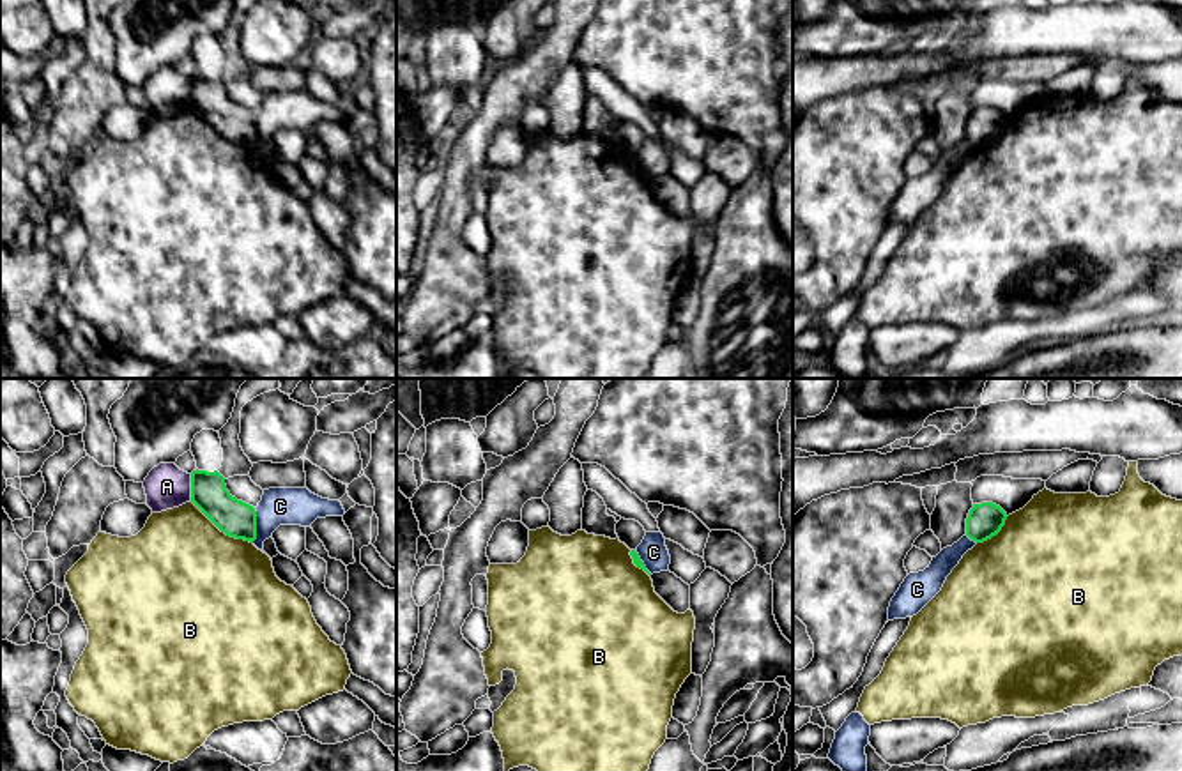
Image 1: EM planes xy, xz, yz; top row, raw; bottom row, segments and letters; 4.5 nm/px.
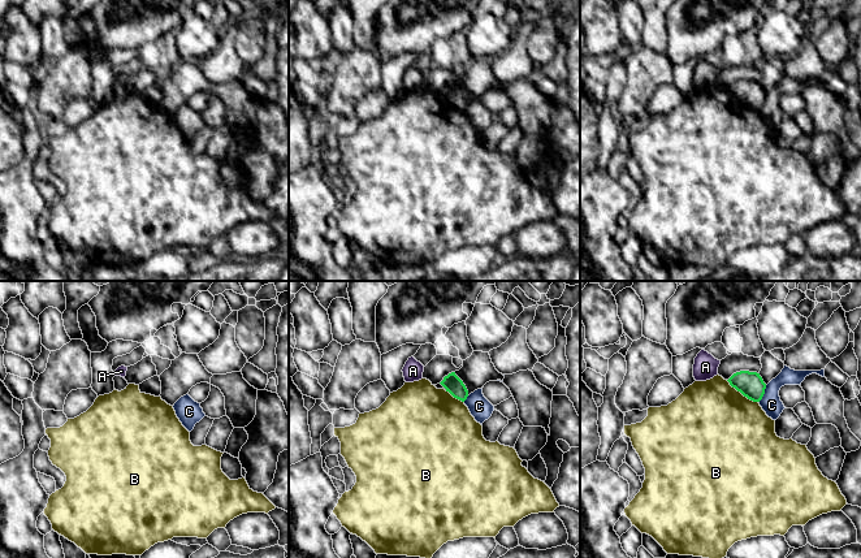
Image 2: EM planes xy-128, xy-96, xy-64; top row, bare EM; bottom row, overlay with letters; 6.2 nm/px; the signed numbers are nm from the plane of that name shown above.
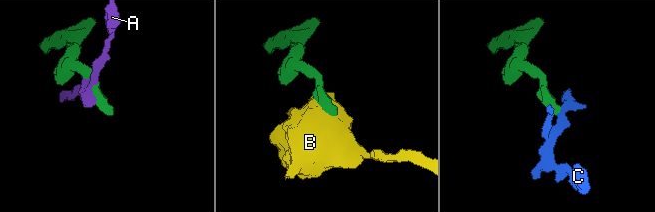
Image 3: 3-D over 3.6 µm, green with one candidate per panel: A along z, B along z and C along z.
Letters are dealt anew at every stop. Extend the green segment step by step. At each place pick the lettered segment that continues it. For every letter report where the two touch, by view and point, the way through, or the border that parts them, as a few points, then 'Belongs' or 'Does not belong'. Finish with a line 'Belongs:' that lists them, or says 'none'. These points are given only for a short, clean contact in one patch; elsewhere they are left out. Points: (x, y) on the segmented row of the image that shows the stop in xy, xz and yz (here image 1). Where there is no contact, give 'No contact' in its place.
A: Touches green at xy (191, 488). Does not belong
B: Touches green at xy (222, 531). Does not belong
C: Touches green at xy (255, 526). Boundary: xy (255, 508), (255, 538), (252, 541). Does not belong
Belongs: none

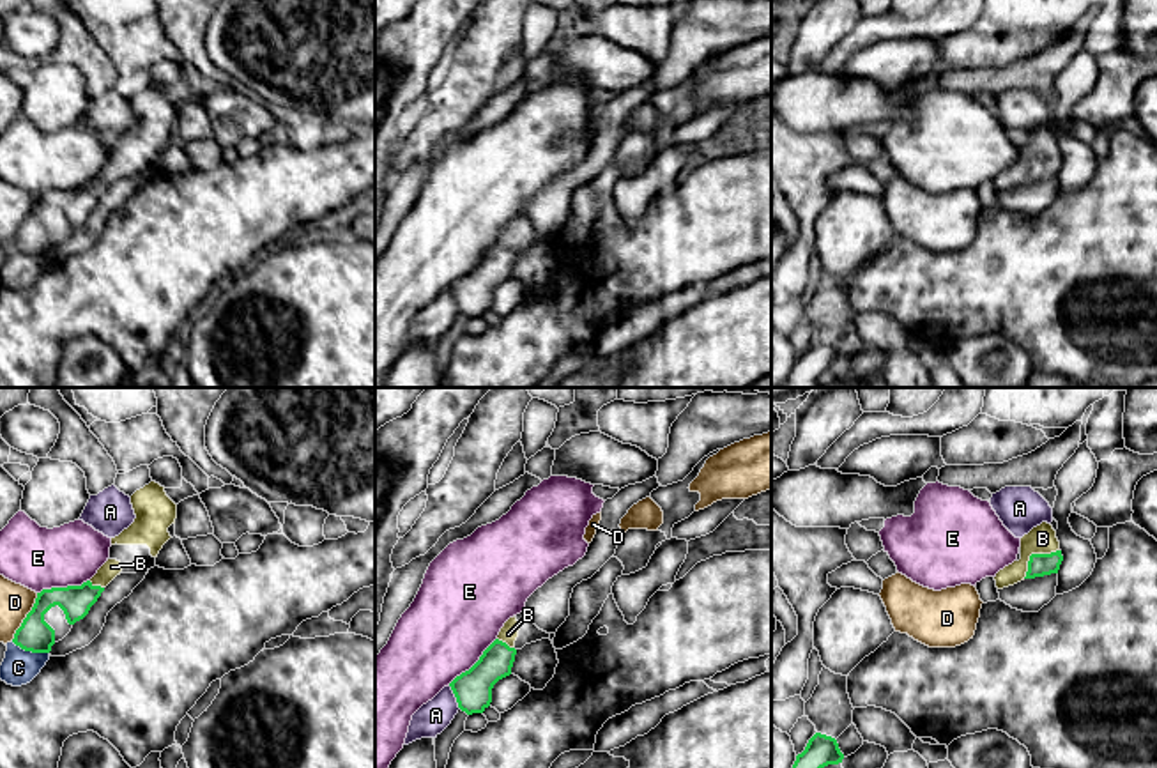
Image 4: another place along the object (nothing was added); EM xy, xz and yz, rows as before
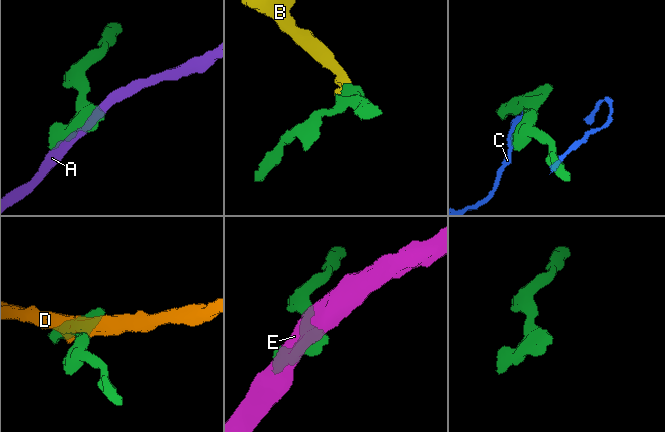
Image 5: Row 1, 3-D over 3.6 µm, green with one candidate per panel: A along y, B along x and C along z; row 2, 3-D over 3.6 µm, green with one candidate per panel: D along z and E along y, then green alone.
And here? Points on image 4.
A: Touches green at xz (455, 696). Does not belong
B: Touches green at yz (1034, 554). Path across: yz (1039, 565), (1034, 554), (1041, 547), (1042, 538). Belongs
C: Touches green at xy (30, 650). Does not belong
D: Touches green at xy (27, 616). Does not belong
E: Touches green at xy (62, 588). Does not belong
Belongs: B

